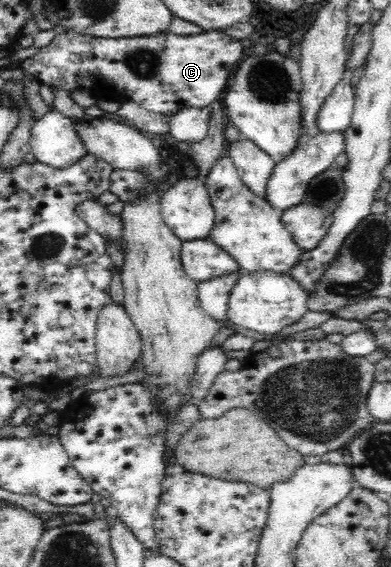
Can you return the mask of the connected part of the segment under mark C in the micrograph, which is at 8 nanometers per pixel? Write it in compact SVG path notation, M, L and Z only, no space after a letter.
M67 30L56 35L47 47L42 47L33 57L22 60L21 67L31 73L40 83L56 86L67 92L88 89L97 99L111 97L120 102L133 101L162 115L174 115L181 107L210 106L220 98L228 80L236 71L244 55L243 47L223 31L202 32L196 35L176 35L172 32L156 33L146 37L94 38Z

